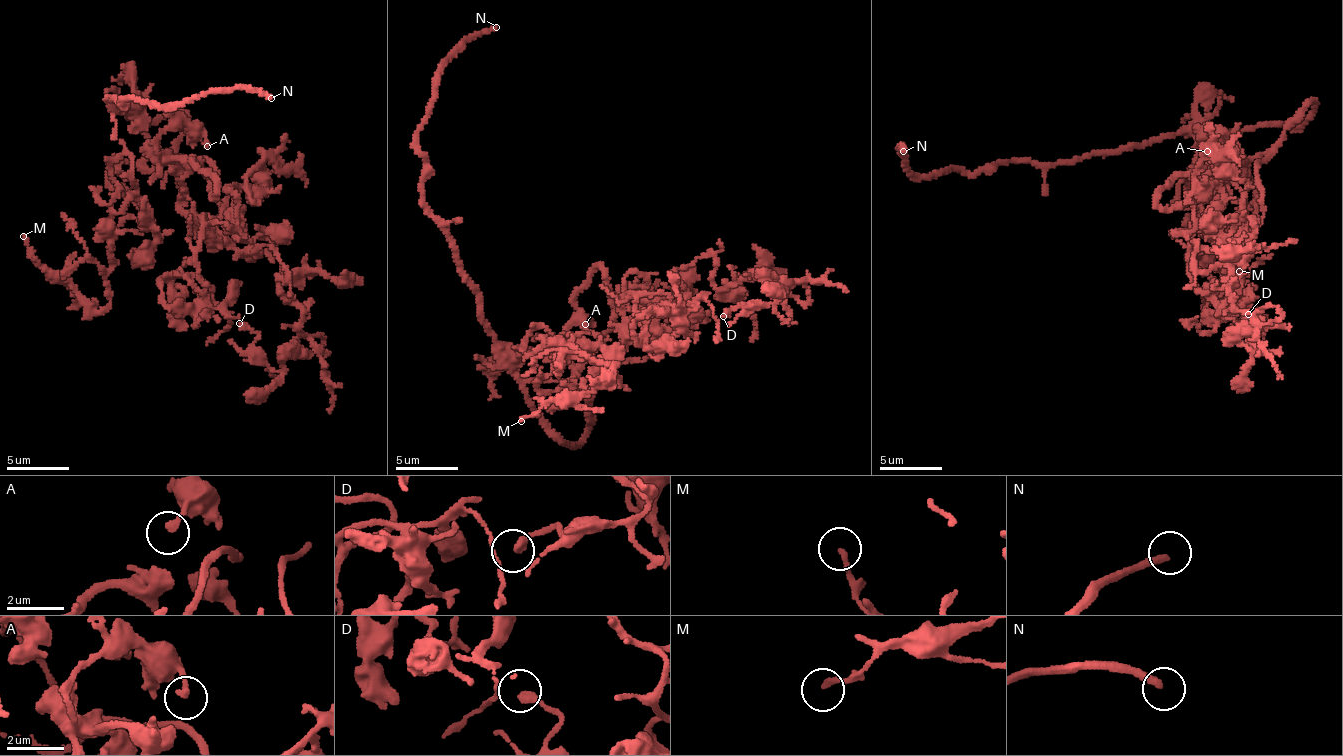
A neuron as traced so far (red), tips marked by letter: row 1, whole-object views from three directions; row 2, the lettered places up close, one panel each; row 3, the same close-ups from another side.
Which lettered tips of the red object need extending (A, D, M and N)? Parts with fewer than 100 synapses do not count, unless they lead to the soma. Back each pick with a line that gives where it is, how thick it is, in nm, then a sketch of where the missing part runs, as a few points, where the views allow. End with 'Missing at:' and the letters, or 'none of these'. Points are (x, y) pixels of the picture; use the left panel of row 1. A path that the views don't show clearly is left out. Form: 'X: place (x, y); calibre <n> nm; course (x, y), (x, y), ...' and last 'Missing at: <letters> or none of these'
N: place (271, 98); calibre 260 nm
Missing at: N

